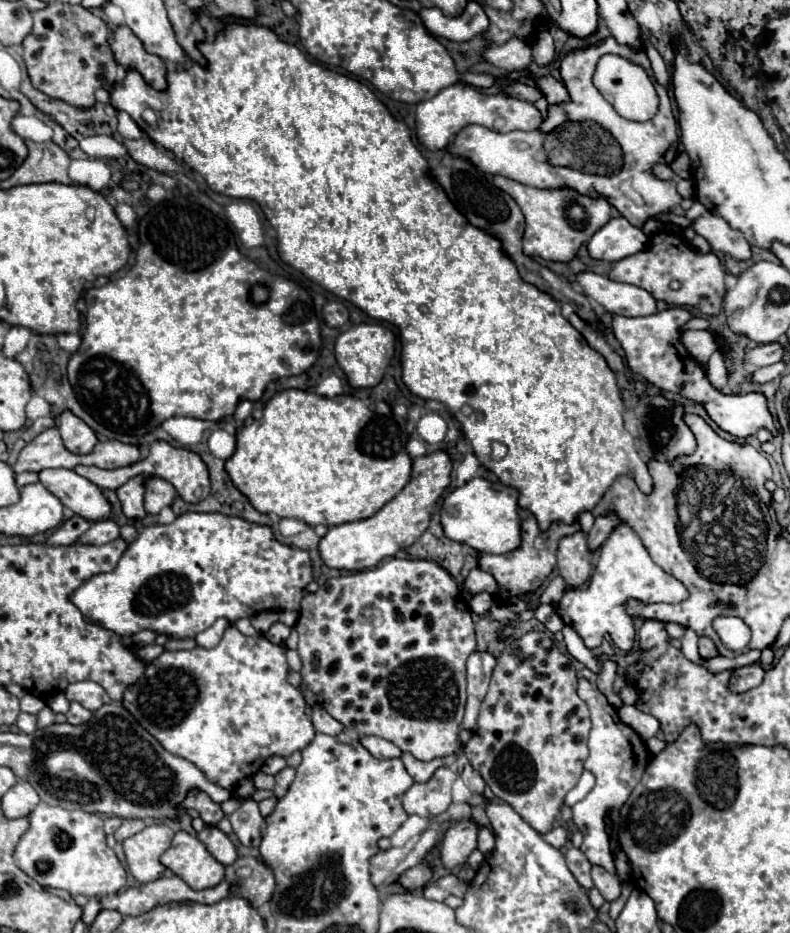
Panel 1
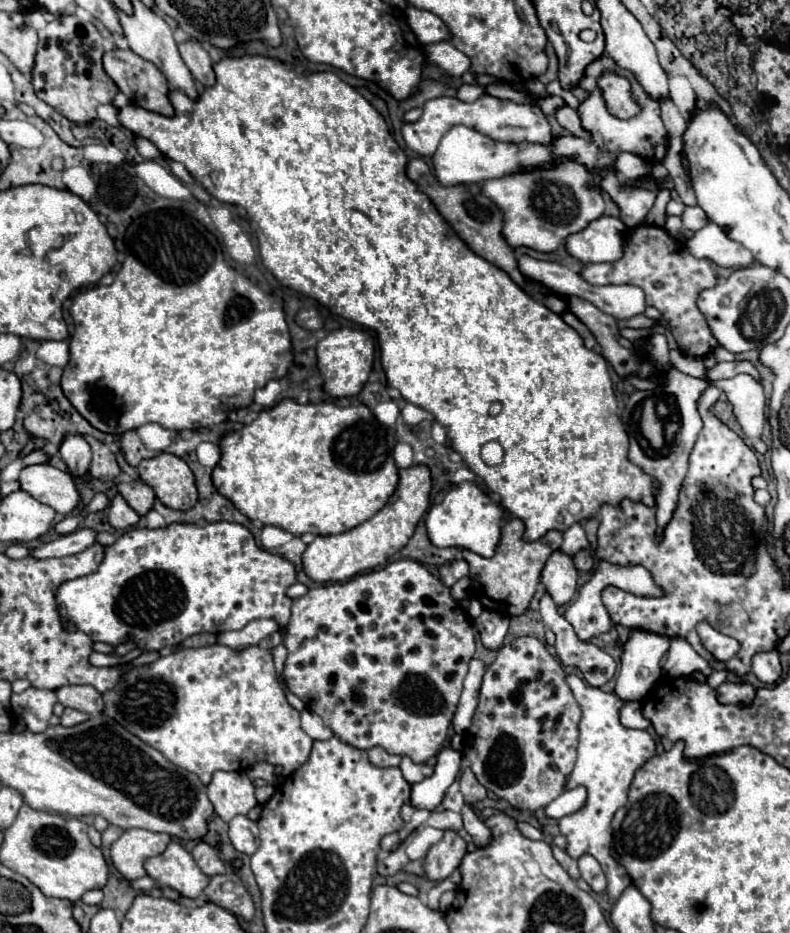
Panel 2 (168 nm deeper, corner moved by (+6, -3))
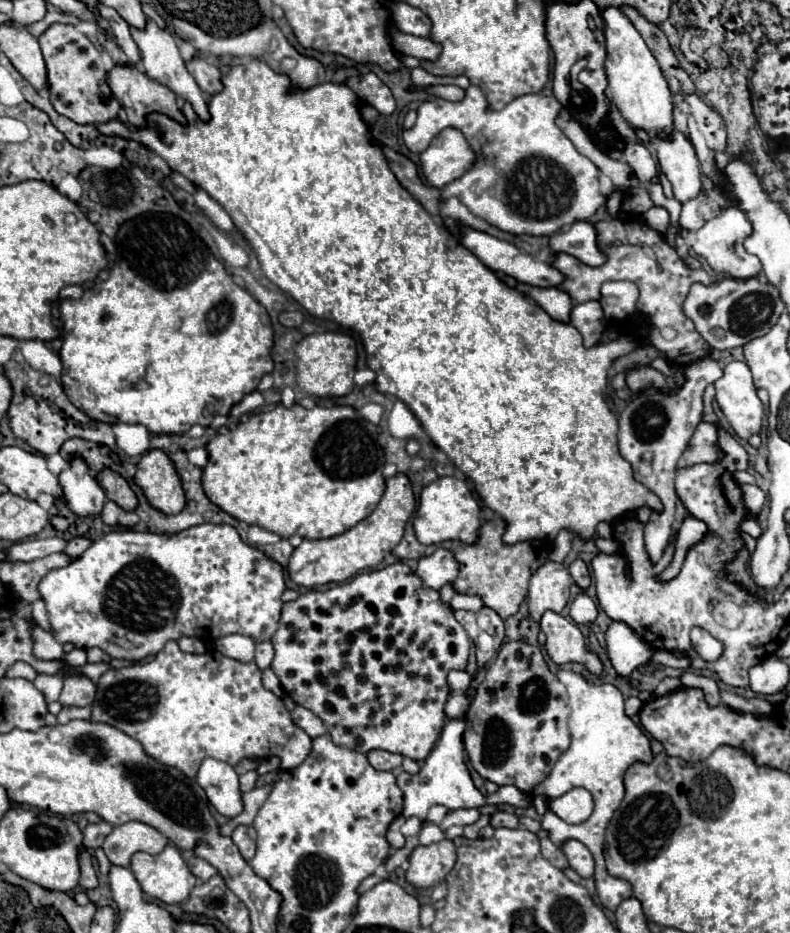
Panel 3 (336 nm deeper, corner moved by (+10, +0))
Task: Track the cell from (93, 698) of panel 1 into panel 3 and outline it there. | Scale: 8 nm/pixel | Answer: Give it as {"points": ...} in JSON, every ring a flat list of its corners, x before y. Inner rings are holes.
{"points":[[68,676,64,680,64,688,60,694,62,706,90,706,94,702,96,686,86,676]]}

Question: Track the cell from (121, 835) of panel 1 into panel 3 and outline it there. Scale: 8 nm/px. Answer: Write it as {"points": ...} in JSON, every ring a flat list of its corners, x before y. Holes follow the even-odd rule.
{"points":[[98,822,98,824,88,824,84,830,82,830,82,844,88,848,88,850,94,850,94,848,100,848,102,846,102,840,112,832,112,824,108,822]]}

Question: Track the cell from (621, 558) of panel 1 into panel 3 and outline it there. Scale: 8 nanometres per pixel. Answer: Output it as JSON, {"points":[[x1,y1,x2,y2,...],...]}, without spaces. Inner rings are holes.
{"points":[[576,596,572,606,570,606,570,616,576,624,586,624,586,622,594,622,598,616,596,604,590,596]]}

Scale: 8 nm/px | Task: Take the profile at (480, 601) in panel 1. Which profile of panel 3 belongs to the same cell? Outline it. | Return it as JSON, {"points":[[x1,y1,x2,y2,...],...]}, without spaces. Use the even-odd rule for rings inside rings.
{"points":[[454,594,454,598,450,600,450,606,454,610,480,610,484,604,482,600,478,600,478,596,466,596,466,594]]}

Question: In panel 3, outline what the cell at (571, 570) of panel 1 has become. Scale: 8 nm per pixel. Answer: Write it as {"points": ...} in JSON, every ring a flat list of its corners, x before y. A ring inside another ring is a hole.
{"points":[[546,562,534,572,528,588,528,614,534,622,540,622,546,610,562,612,570,600,572,576,558,562]]}

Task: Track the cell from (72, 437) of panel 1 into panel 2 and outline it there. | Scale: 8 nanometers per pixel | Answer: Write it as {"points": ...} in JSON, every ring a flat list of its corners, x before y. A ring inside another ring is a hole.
{"points":[[66,435,60,443,60,455,74,477,82,477,92,461,90,445,82,435]]}

